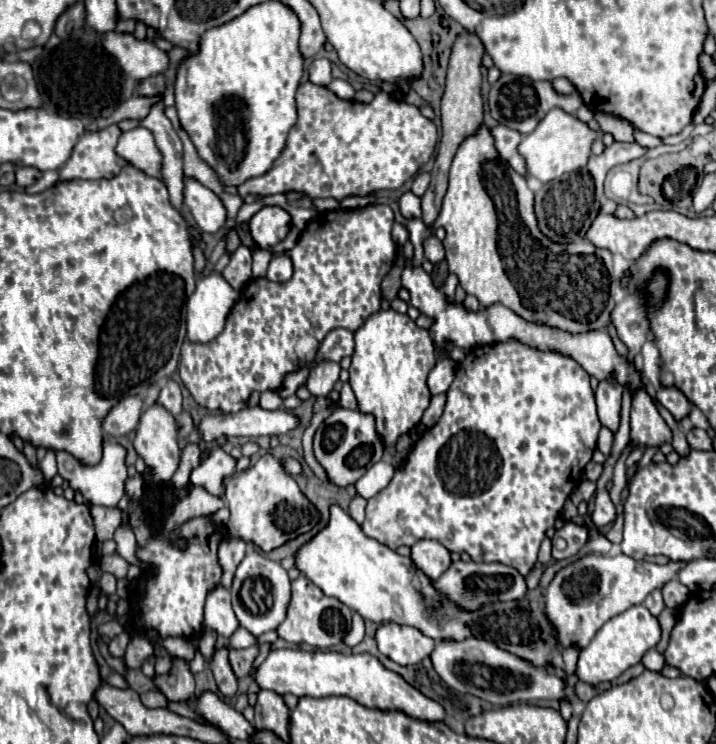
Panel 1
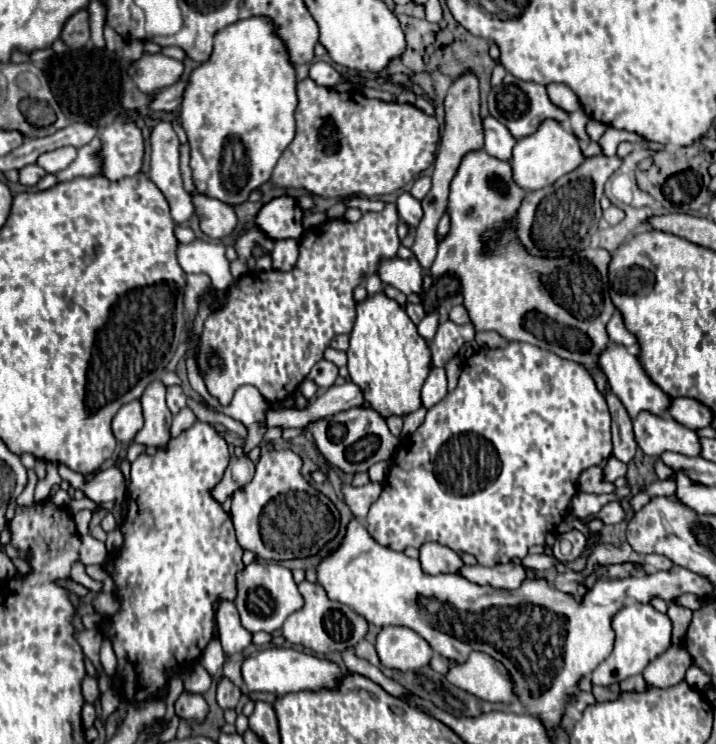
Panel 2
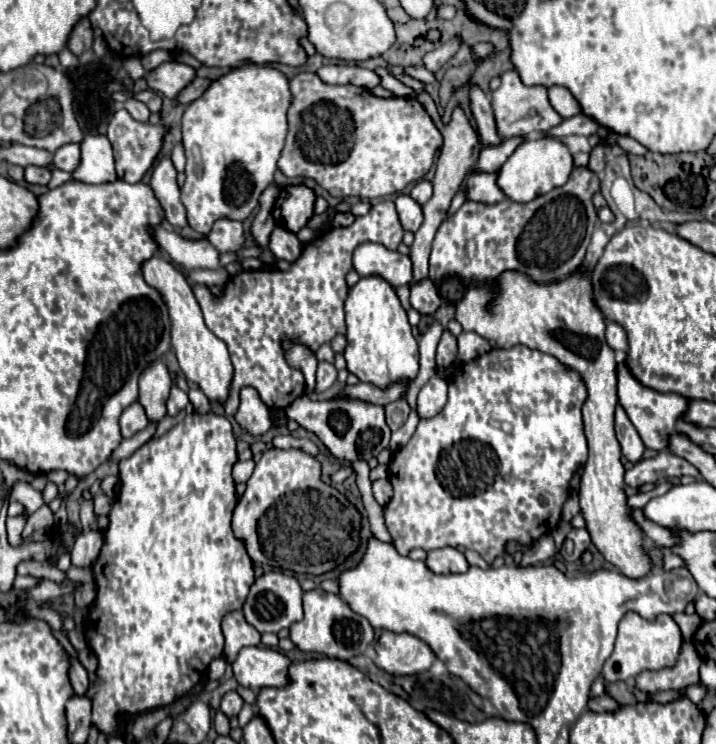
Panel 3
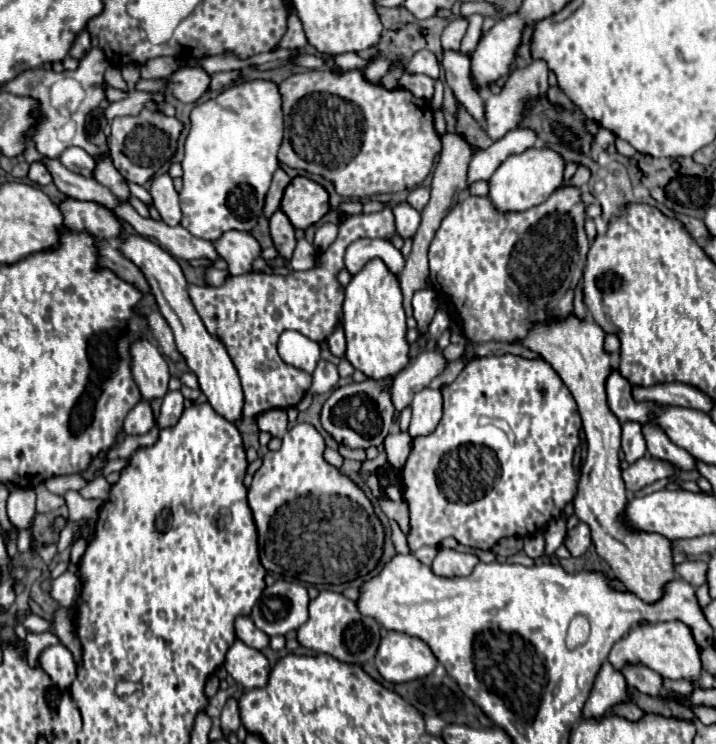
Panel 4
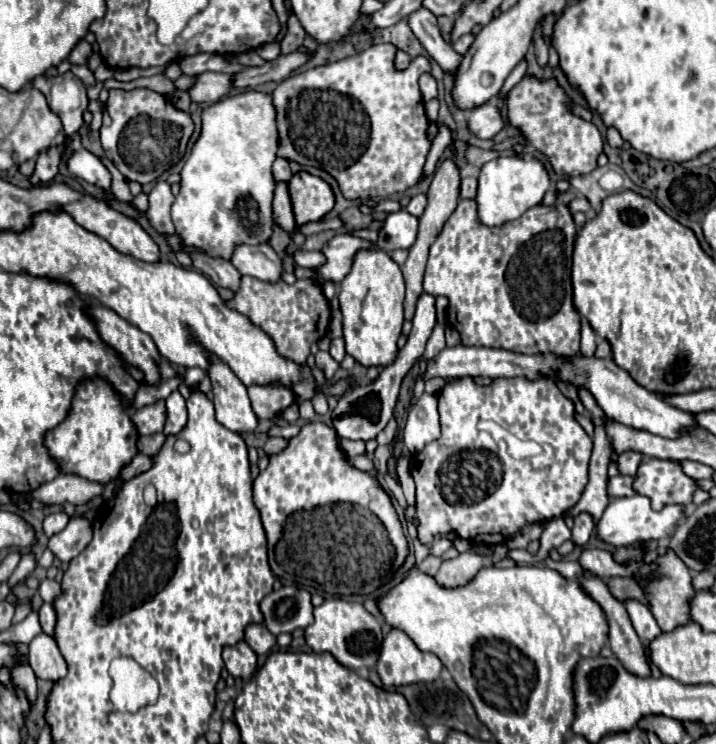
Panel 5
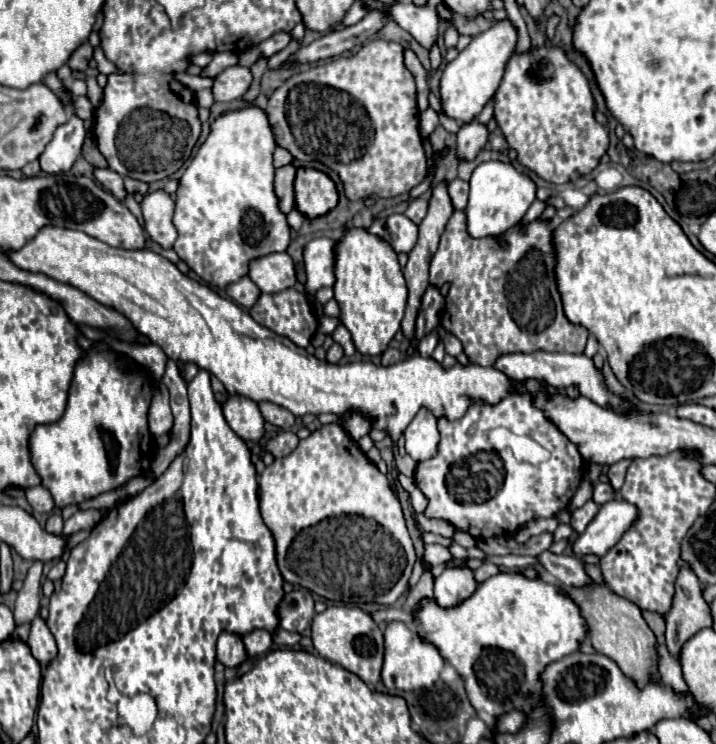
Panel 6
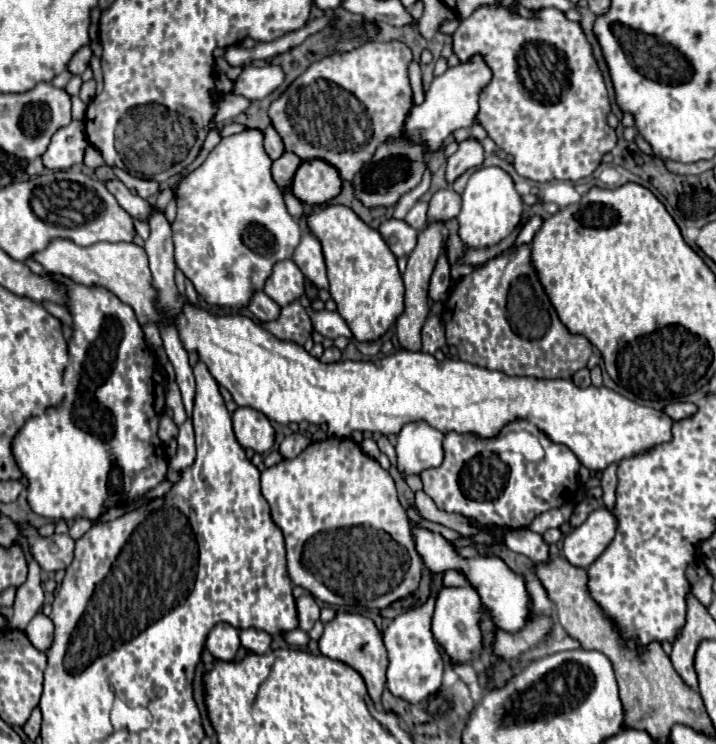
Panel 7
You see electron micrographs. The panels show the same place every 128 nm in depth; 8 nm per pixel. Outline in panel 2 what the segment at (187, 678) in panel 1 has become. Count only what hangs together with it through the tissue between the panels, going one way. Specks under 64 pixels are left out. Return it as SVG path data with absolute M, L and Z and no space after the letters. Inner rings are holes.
M182 692L182 696L178 696L176 700L176 716L180 720L188 720L188 722L204 722L208 714L208 704L202 696L198 694L188 694Z

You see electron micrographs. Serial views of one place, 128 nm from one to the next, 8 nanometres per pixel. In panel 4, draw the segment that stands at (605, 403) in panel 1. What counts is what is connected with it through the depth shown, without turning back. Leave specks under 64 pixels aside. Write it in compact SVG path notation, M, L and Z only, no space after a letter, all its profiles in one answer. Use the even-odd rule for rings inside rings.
M636 422L622 424L622 452L628 464L640 460L646 452L646 440L642 434L642 426Z

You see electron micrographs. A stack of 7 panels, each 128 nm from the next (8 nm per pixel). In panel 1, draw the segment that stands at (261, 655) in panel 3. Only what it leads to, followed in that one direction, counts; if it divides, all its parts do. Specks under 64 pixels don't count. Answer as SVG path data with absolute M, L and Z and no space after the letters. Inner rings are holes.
M272 650L268 658L254 670L252 678L262 690L272 690L276 694L294 694L294 696L352 696L356 702L370 708L396 708L404 714L424 720L436 722L444 720L444 708L426 698L422 692L412 688L404 678L386 670L372 654L340 654L340 652L306 652L306 650Z

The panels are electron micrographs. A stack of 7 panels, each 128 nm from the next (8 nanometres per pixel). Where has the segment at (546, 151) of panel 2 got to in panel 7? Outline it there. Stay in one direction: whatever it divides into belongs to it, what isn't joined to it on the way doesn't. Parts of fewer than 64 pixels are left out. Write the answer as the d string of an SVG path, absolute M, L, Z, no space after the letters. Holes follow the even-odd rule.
M480 168L476 170L464 192L462 192L462 210L456 216L458 220L458 236L462 244L470 250L496 246L500 240L508 238L510 232L518 226L518 220L524 212L524 204L514 188L512 178L502 168Z

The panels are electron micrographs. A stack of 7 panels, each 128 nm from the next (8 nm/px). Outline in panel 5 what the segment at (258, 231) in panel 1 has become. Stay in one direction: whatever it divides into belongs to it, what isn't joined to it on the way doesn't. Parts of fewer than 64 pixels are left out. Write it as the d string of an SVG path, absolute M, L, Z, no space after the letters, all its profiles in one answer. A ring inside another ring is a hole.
M296 172L288 186L298 226L306 222L318 222L334 208L334 192L320 176Z

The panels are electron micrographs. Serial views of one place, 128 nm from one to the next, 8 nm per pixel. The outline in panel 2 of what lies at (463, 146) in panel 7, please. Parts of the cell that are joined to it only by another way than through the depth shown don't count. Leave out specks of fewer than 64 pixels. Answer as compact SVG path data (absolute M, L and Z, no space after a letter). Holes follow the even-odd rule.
M506 74L504 82L500 86L496 86L496 88L492 88L492 92L488 96L488 108L490 108L490 114L498 122L502 122L516 140L536 132L536 128L548 118L560 122L562 126L568 126L568 114L550 102L548 94L546 94L546 86L518 80L512 74Z

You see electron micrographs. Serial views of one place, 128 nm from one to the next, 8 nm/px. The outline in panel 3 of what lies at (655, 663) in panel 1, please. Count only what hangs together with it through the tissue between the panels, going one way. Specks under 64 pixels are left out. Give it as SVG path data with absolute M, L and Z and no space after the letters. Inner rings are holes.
M684 642L678 664L670 670L648 670L636 676L636 688L646 694L656 694L660 690L682 690L692 684L700 684L698 668L700 668L700 654L696 652L692 642Z

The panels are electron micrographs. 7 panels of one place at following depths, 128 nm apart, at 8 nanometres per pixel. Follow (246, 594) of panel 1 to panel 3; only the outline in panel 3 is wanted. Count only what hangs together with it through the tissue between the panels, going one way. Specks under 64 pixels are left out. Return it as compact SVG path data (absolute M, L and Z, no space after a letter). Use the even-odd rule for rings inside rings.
M266 572L262 578L254 582L250 594L244 602L244 616L248 624L252 624L258 632L280 632L282 628L290 628L294 622L302 620L302 588L294 576L284 572Z

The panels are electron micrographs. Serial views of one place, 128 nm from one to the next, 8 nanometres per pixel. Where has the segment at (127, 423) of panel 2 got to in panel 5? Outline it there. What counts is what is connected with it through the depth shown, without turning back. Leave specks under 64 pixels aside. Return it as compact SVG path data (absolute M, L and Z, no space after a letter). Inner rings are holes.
M158 400L150 406L144 406L140 410L132 412L132 422L138 428L138 434L156 434L164 430L164 420L166 420L166 412L164 412L164 400Z

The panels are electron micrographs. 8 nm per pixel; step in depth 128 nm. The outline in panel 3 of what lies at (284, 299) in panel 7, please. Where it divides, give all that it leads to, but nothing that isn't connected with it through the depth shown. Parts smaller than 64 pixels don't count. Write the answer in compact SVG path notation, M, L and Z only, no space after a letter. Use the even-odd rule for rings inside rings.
M222 218L214 224L212 232L208 234L208 242L220 252L220 254L226 254L226 252L240 252L244 248L244 230L242 230L242 224L240 222L234 222L234 220L228 220L228 218Z

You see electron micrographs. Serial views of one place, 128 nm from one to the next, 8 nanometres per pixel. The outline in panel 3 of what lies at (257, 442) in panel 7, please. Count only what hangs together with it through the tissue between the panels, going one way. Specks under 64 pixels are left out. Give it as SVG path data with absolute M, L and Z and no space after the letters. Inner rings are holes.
M152 256L142 264L142 276L148 286L156 288L160 296L164 296L164 302L168 306L168 316L172 320L172 348L178 356L180 368L186 374L188 380L196 382L200 390L208 396L210 402L220 402L228 400L228 388L232 384L232 362L226 344L216 338L208 326L204 324L200 306L192 294L192 288L186 282L186 276L180 272L180 268L170 262L164 256Z

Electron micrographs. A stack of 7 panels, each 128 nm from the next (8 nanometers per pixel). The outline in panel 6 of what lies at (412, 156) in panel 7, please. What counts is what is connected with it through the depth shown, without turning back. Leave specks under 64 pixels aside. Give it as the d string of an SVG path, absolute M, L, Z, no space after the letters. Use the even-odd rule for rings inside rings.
M502 20L490 30L474 36L468 48L444 68L440 78L440 106L448 118L466 124L482 112L486 102L494 96L496 88L500 86L506 62L516 50L516 38L516 28L510 24L510 20Z

